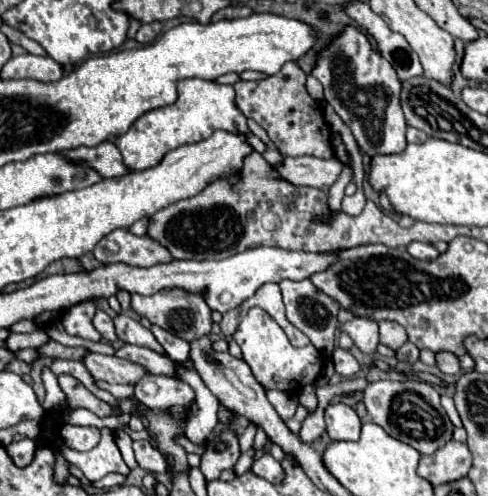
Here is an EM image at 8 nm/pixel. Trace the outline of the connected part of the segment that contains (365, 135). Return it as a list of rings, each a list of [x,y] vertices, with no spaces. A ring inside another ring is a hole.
[[[346,27],[332,45],[320,53],[312,75],[324,85],[324,97],[350,127],[356,143],[368,155],[392,155],[406,149],[406,121],[400,109],[400,81],[396,71],[380,53],[376,53],[368,37],[356,29]]]

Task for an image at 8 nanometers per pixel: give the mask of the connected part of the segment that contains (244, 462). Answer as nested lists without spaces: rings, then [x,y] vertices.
[[[248,449],[246,453],[240,455],[240,461],[234,465],[234,473],[240,477],[242,473],[246,473],[254,463],[254,449]]]

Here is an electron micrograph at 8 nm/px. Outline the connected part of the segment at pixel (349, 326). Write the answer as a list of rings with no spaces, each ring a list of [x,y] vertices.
[[[354,317],[352,321],[342,323],[340,329],[350,335],[354,345],[362,353],[366,353],[366,355],[376,353],[376,347],[378,347],[378,323],[376,321],[364,319],[364,317]]]

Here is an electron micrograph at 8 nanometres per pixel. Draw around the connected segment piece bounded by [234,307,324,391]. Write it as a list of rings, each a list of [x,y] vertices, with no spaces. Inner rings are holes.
[[[252,307],[246,317],[240,321],[234,341],[240,345],[244,361],[250,365],[254,377],[264,389],[282,389],[282,391],[298,391],[304,385],[314,379],[314,375],[320,375],[322,371],[322,355],[314,345],[306,347],[294,347],[282,327],[260,307]]]

